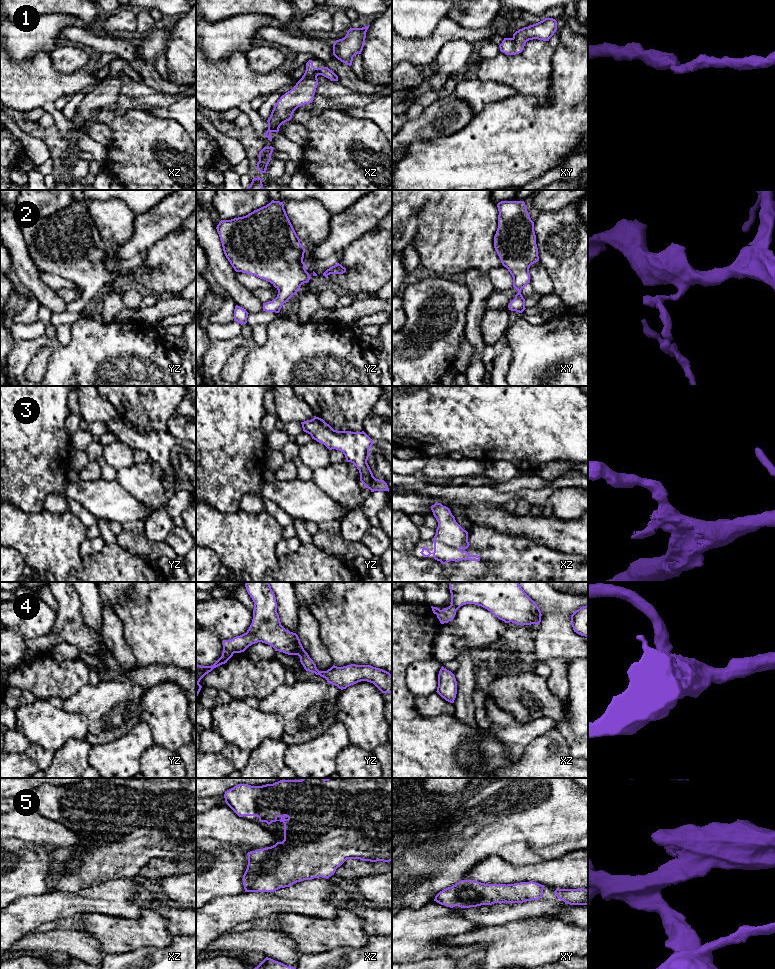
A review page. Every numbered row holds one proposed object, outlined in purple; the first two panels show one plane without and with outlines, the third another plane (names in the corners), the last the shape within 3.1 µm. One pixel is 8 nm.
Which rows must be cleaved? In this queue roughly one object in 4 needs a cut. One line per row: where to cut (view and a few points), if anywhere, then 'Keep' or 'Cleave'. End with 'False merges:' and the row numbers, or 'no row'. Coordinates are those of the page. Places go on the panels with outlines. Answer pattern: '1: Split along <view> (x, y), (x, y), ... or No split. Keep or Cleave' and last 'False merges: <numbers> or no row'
1: No split. Keep
2: No split. Keep
3: No split. Keep
4: Split along yz (233, 652), (227, 652), (222, 656). Cleave
5: No split. Keep
False merges: 4

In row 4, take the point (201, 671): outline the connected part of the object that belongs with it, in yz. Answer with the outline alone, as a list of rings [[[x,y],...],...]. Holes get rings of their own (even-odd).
[[[227,653],[225,656],[221,656],[213,665],[211,666],[201,666],[196,664],[196,698],[202,688],[199,684],[200,680],[214,668],[227,663],[227,661],[233,656],[234,653]]]

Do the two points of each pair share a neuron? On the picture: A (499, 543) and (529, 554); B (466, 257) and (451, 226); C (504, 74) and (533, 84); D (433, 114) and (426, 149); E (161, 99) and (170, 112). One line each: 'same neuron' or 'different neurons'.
A: same neuron
B: same neuron
C: same neuron
D: different neurons
E: different neurons

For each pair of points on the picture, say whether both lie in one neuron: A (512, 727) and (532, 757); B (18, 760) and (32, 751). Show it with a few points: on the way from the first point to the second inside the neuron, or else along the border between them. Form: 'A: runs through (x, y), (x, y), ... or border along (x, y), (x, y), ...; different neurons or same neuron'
A: border along (545, 733), (535, 738), (522, 757), (513, 762); different neurons
B: border along (24, 752), (38, 767); different neurons

